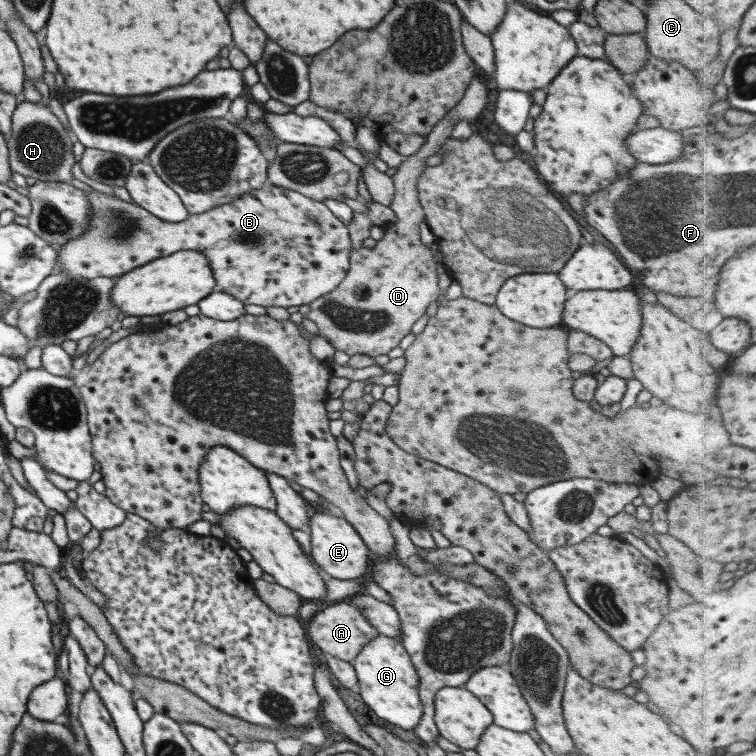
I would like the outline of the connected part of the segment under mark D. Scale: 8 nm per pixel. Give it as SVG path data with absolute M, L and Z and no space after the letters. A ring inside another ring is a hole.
M474 75L458 103L426 134L423 145L412 155L403 158L397 171L390 176L394 195L388 207L395 213L396 219L383 226L383 237L375 241L373 248L352 248L348 269L341 282L331 292L308 304L305 318L315 324L316 335L322 337L335 351L342 351L349 356L386 355L410 333L411 327L423 316L427 306L436 302L440 296L436 262L429 247L421 244L419 236L419 222L423 220L424 212L418 201L416 182L425 166L424 159L437 154L442 142L449 138L454 124L459 119L477 118L485 107L484 82L477 76L480 75Z

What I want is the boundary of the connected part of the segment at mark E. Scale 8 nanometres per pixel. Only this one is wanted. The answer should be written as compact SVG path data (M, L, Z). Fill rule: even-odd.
M316 508L313 515L308 517L307 528L311 542L311 560L321 572L325 571L337 580L353 580L368 571L373 556L355 529L343 517L331 516Z

